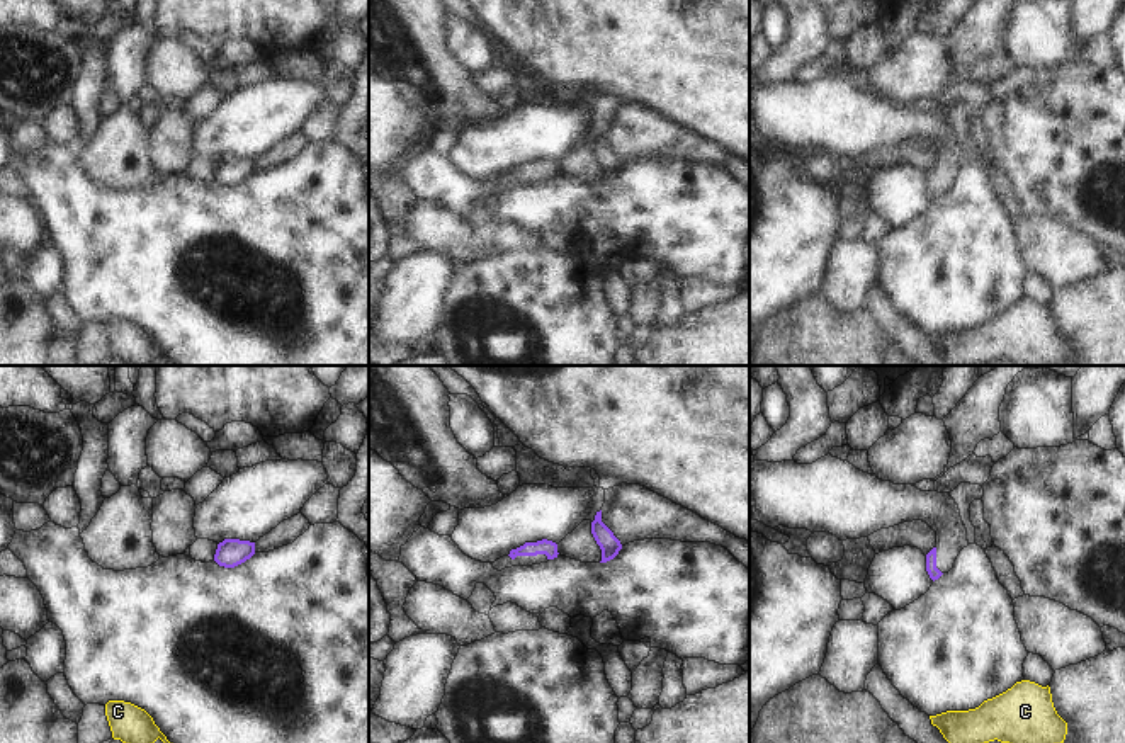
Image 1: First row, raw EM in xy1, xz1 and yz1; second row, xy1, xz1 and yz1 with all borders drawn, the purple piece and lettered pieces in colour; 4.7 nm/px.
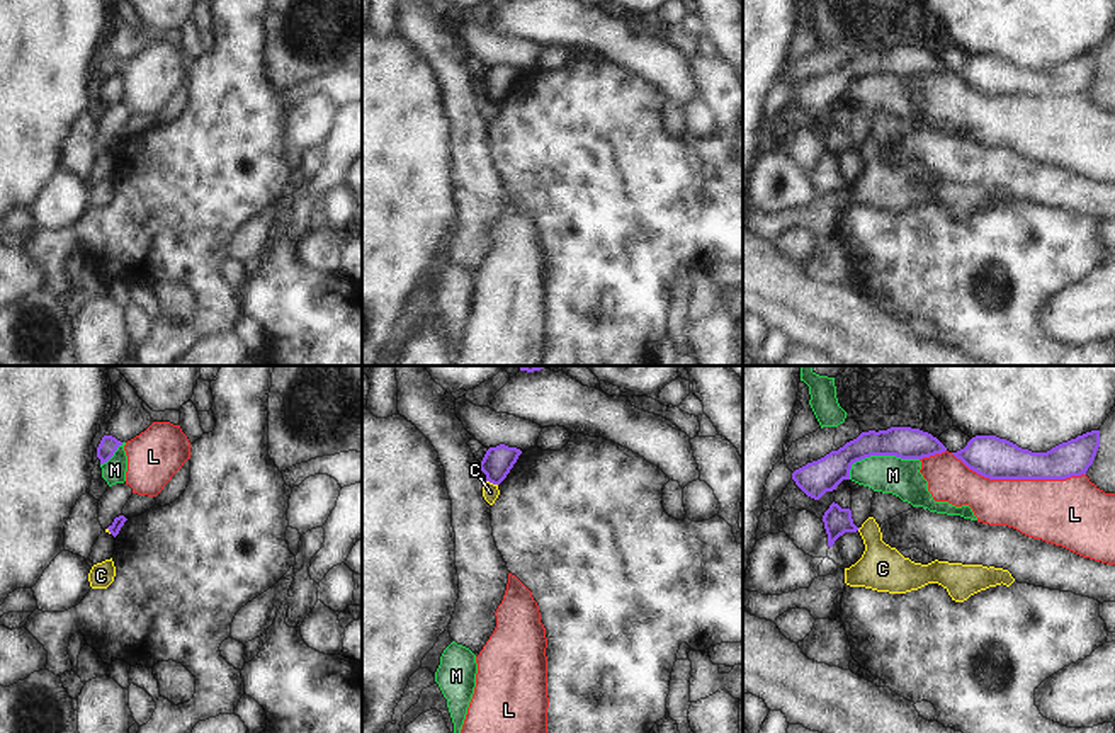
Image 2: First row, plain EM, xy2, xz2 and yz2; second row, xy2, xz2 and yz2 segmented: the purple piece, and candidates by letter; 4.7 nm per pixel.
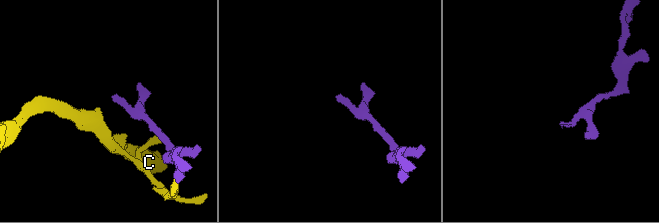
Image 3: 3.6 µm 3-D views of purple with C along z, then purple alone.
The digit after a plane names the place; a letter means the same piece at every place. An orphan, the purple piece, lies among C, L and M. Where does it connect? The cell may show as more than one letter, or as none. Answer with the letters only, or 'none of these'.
none of these

